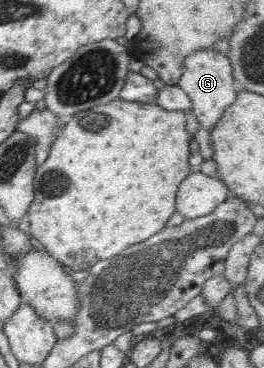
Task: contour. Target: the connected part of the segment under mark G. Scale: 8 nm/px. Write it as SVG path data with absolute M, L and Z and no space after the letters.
M214 49L196 50L187 55L177 85L189 95L192 102L191 112L195 115L198 124L208 131L218 124L227 106L235 102L239 91L229 59Z

